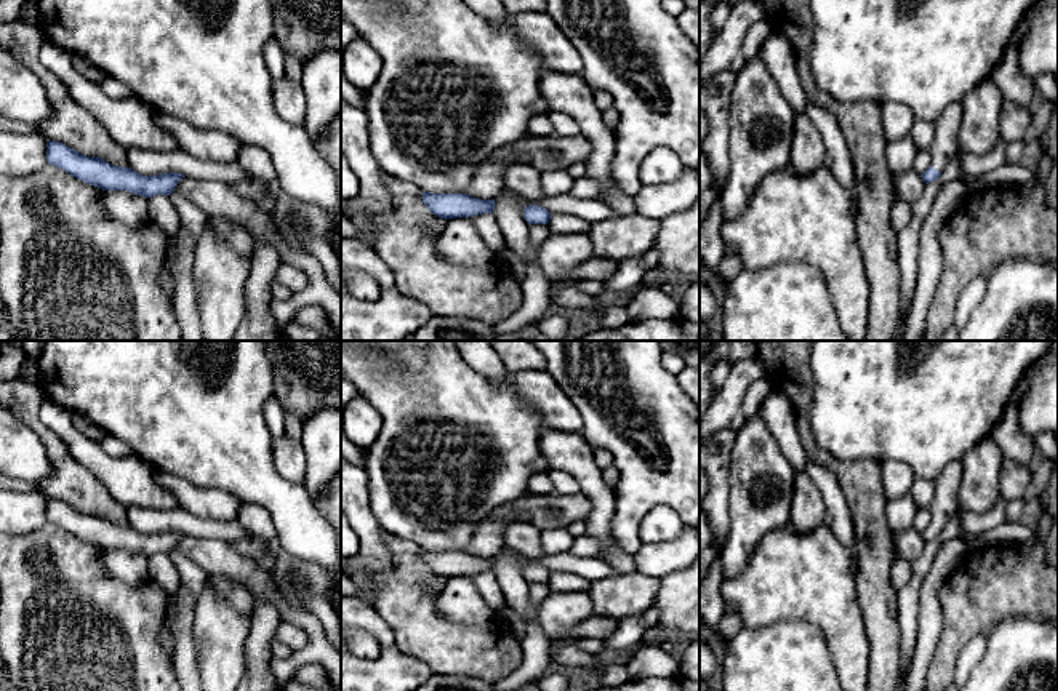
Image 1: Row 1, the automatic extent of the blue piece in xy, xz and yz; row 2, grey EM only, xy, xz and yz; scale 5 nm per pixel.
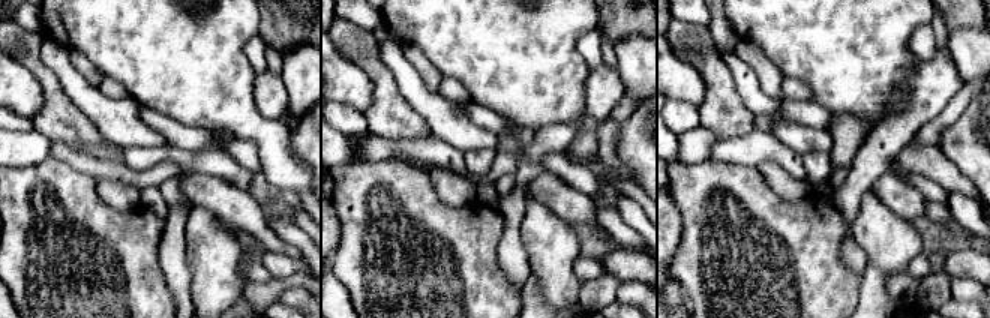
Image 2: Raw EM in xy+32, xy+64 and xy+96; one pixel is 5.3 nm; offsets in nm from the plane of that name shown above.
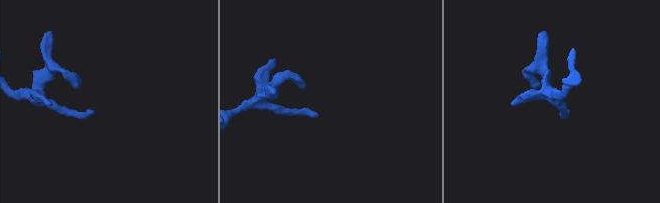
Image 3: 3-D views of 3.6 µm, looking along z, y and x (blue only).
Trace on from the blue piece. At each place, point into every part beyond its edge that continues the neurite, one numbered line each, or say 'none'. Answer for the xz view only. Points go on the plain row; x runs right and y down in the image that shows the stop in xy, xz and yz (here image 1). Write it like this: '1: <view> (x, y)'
none

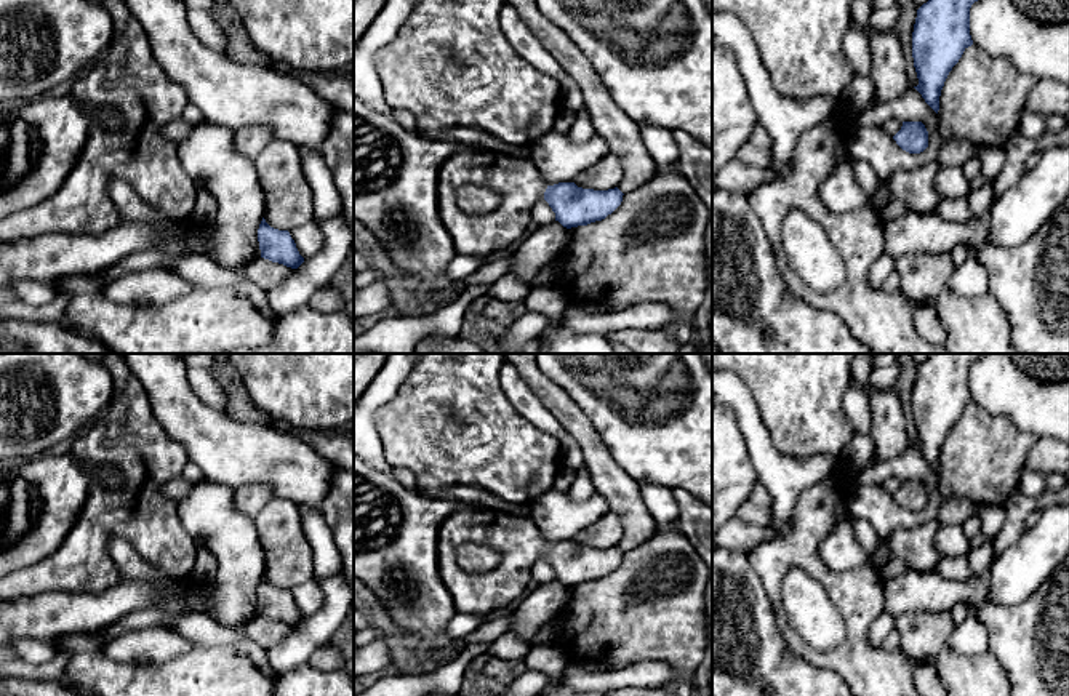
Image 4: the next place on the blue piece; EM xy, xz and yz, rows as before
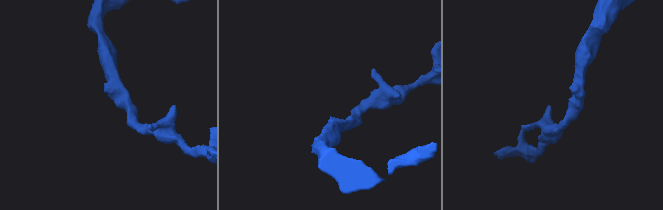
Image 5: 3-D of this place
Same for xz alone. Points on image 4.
1: xz (517, 538)

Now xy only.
none

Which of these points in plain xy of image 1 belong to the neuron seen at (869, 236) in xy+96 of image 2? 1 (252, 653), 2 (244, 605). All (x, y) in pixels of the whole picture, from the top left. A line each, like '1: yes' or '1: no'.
1: no
2: no

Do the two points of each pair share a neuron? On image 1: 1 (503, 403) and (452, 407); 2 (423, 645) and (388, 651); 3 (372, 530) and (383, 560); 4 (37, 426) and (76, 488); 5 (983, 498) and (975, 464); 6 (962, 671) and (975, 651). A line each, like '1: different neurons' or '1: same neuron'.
1: same neuron
2: different neurons
3: same neuron
4: same neuron
5: same neuron
6: same neuron

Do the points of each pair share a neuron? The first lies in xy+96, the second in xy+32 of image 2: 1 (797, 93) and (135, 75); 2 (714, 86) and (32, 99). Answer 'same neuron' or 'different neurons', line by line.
1: different neurons
2: different neurons

